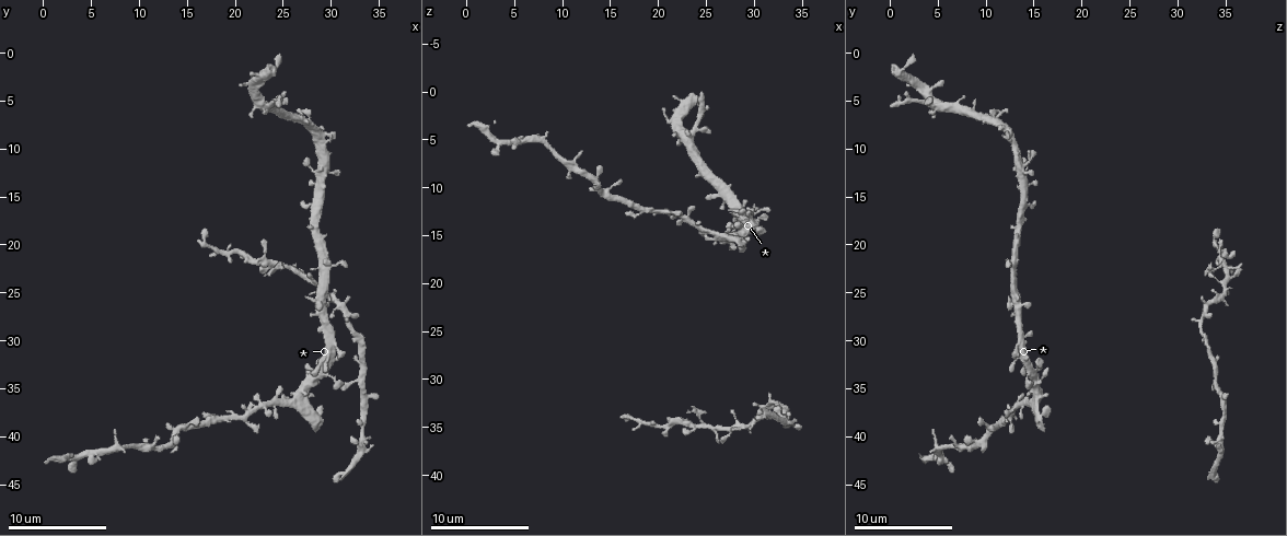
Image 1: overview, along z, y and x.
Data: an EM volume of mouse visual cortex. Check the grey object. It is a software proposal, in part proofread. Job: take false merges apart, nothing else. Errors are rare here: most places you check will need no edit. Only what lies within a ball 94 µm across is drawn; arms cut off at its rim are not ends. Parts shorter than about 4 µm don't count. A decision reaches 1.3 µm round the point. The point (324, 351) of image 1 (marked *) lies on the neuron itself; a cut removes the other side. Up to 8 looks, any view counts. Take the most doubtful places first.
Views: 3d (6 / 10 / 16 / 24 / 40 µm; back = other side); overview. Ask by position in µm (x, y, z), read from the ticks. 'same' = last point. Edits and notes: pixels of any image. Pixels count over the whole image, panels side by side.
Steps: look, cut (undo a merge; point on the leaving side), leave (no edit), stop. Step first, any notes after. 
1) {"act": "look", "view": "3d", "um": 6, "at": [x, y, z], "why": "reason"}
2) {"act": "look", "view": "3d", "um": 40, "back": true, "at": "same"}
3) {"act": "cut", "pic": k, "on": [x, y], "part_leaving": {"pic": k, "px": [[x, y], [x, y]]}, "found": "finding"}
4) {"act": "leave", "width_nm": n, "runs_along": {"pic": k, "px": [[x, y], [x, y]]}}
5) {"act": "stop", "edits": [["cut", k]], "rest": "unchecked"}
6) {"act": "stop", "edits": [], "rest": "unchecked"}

{"act": "look", "view": "3d", "um": 6, "at": [32.0, 28.0, 32.6], "why": "looks like a crossing"}

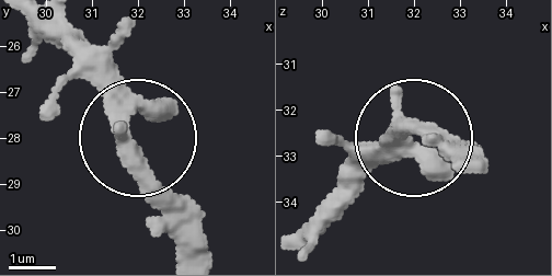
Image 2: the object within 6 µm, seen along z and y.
{"act": "leave", "width_nm": 290, "found": "one neuron here"}

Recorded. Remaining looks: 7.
{"act": "look", "view": "3d", "um": 10, "at": [21.4, 21.4, 34.4]}

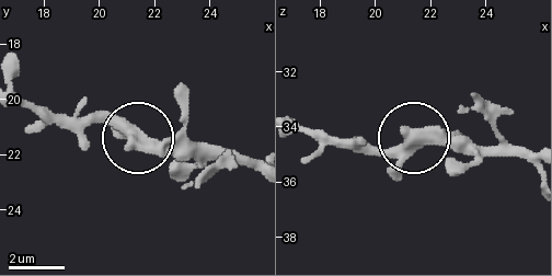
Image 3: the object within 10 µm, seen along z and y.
{"act": "leave", "found": "continuous, no second neuron"}

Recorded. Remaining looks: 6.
{"act": "look", "view": "3d", "um": 6, "at": [29.4, 11.8, 13.8], "why": "four or more arms meet"}

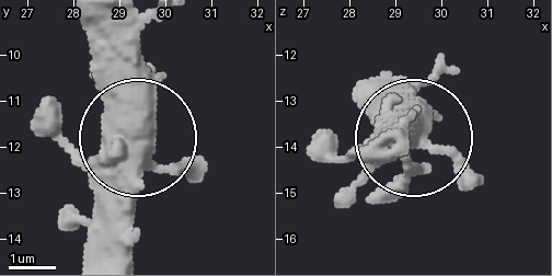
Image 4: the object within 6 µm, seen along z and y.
{"act": "look", "view": "3d", "um": 6, "back": true, "at": "same", "why": "other side"}

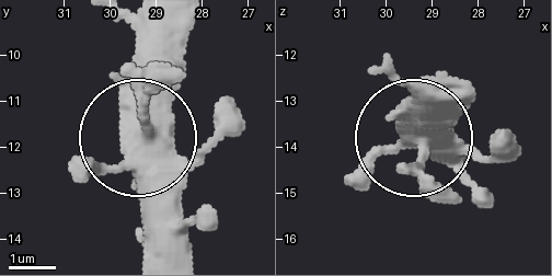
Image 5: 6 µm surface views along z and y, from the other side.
{"act": "leave", "arms": 5, "found": "all the same neuron"}

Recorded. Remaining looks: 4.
{"act": "stop", "edits": [], "rest": "unchecked"}

